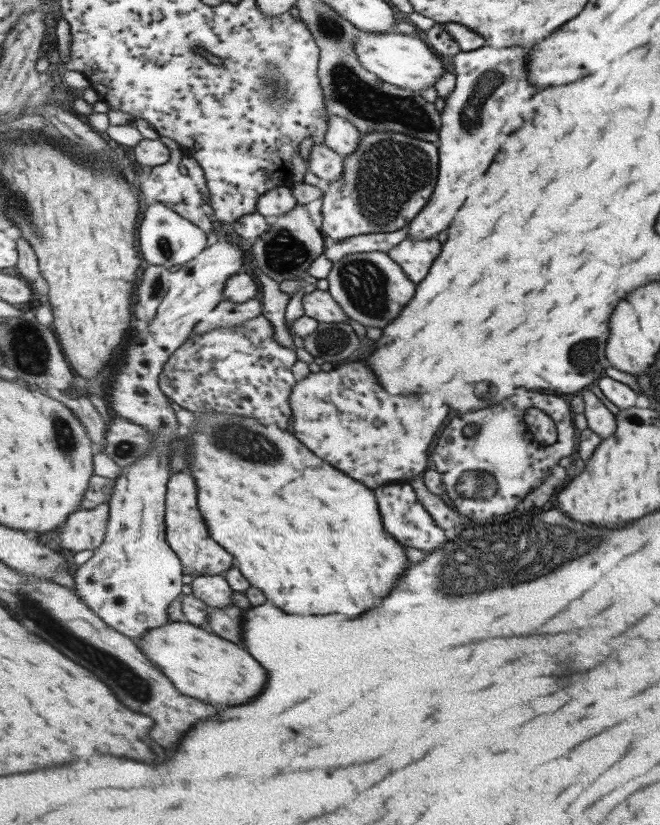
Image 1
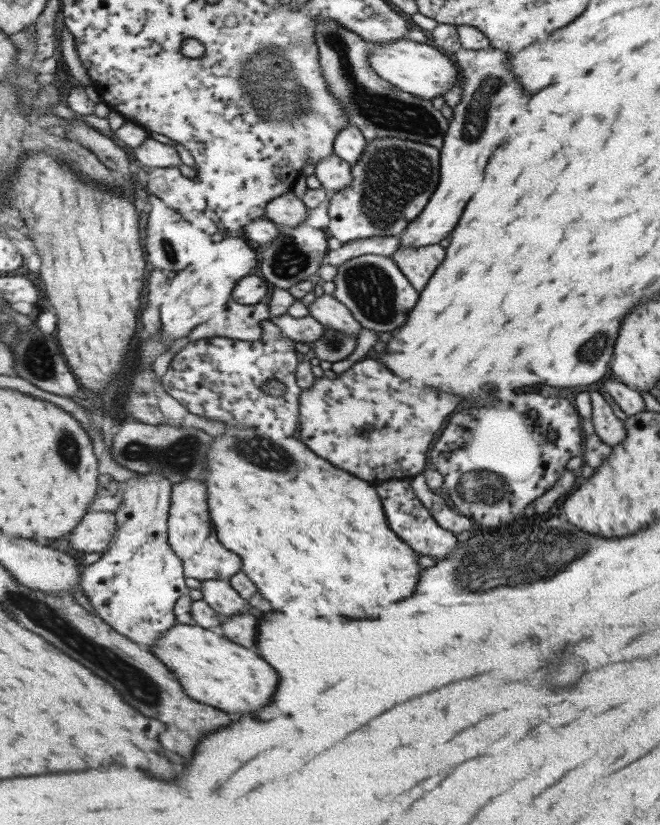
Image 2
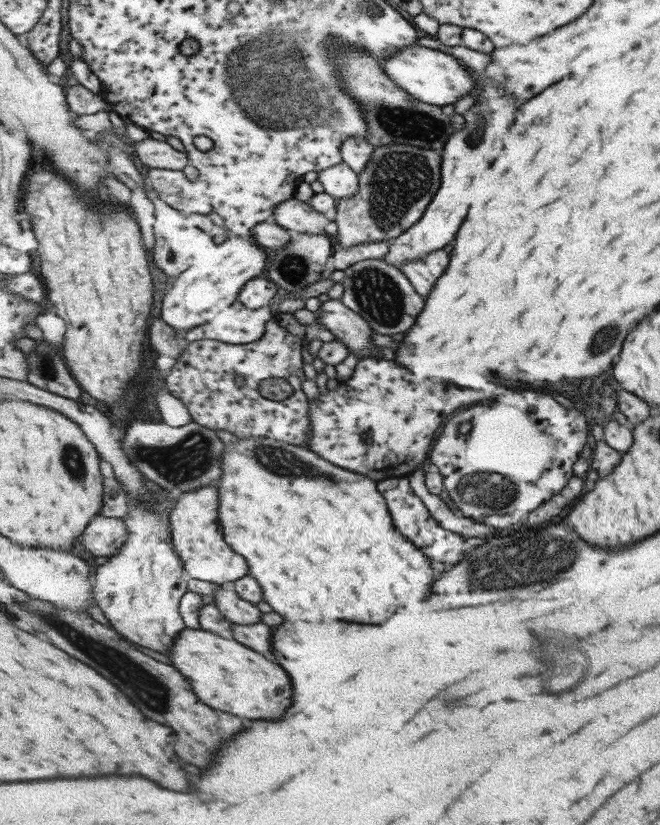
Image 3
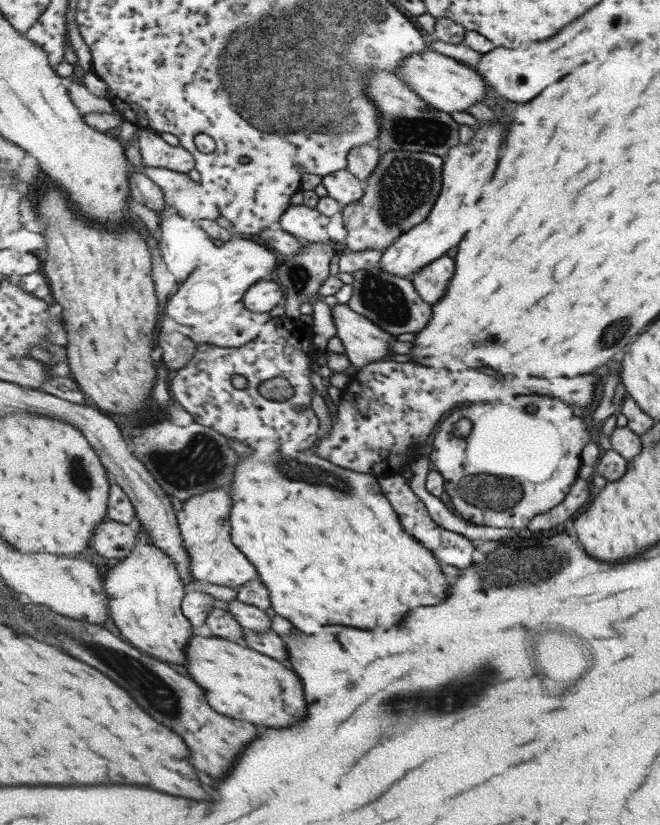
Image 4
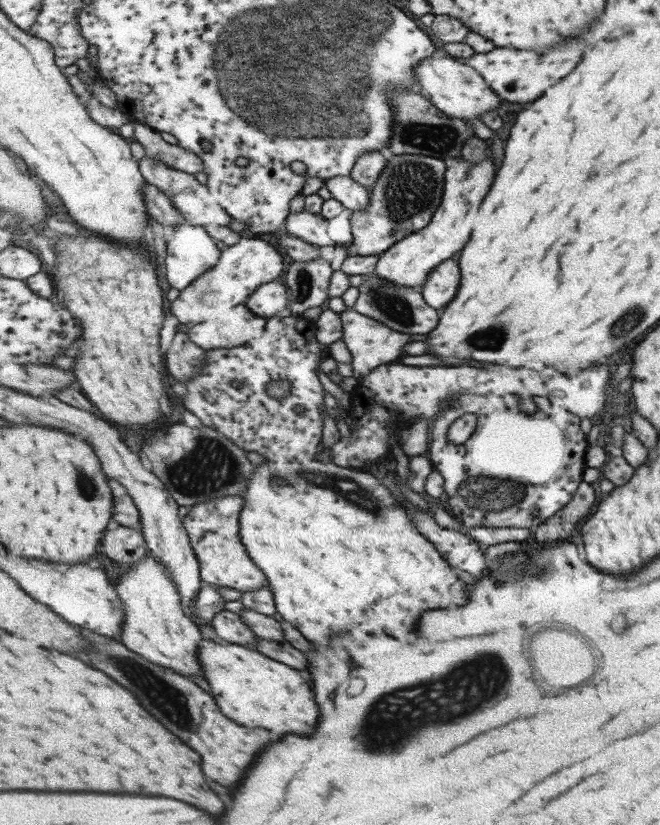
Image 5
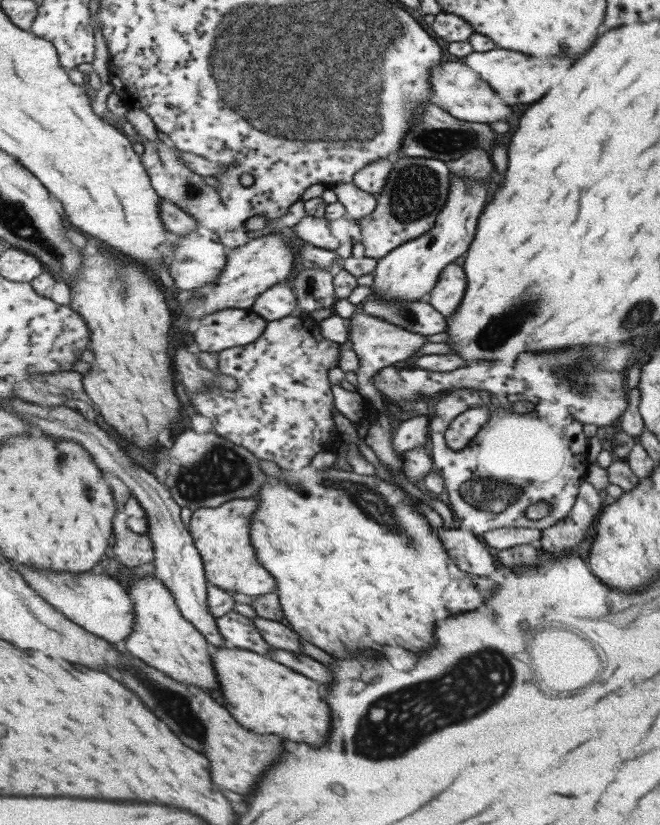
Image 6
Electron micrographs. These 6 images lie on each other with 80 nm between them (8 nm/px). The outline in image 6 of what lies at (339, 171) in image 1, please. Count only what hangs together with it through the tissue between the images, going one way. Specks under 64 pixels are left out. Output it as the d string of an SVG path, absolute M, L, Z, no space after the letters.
M354 181L339 183L331 189L355 221L368 217L378 206L378 197L359 188Z

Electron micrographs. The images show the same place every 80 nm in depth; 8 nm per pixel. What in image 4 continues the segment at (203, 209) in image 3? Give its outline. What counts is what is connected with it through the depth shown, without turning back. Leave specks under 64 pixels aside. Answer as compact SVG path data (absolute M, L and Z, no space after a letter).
M142 165L140 168L163 189L167 204L177 208L181 216L193 220L217 220L222 215L215 198L200 182L191 180L188 173L160 166Z

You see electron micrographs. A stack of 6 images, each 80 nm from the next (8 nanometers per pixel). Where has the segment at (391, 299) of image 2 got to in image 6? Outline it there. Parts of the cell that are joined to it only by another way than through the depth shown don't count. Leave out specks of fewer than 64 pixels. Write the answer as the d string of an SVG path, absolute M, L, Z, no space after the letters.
M373 285L370 286L370 289L372 294L358 307L360 312L379 317L391 324L397 324L409 332L418 332L425 336L447 332L446 316L428 300L383 301L378 297Z

